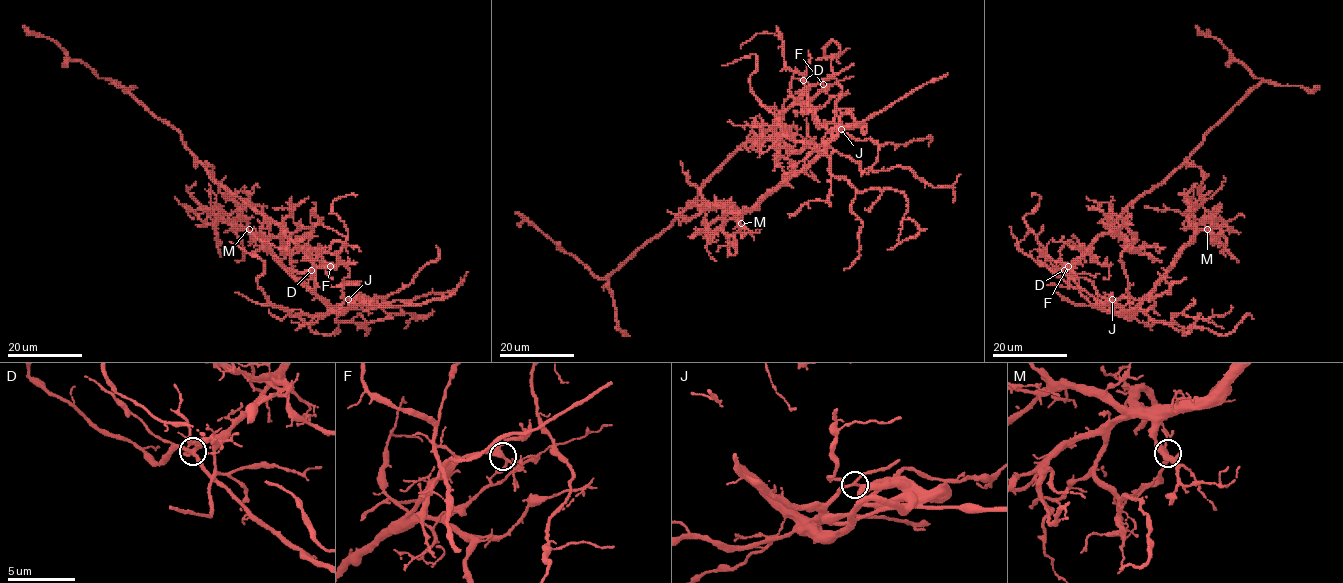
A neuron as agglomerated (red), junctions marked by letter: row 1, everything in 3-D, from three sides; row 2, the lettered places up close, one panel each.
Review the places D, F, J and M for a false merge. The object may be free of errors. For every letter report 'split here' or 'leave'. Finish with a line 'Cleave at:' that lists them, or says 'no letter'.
D: split here
F: leave
J: leave
M: leave
Cleave at: D

